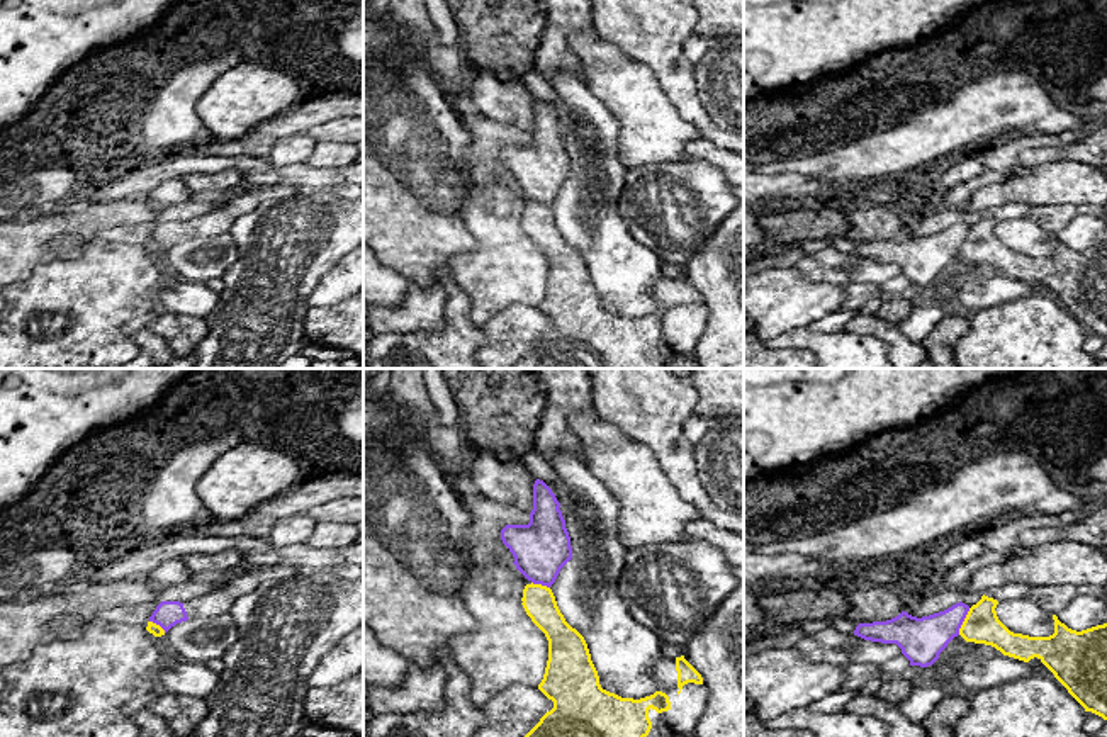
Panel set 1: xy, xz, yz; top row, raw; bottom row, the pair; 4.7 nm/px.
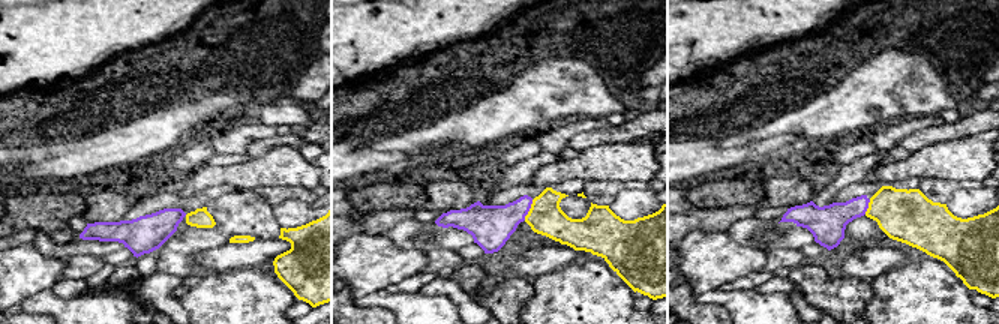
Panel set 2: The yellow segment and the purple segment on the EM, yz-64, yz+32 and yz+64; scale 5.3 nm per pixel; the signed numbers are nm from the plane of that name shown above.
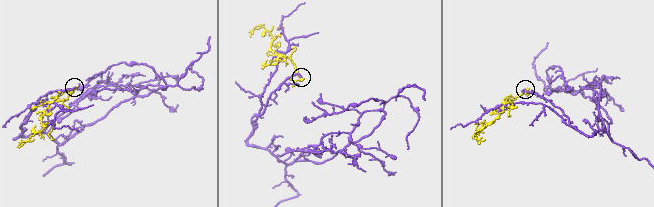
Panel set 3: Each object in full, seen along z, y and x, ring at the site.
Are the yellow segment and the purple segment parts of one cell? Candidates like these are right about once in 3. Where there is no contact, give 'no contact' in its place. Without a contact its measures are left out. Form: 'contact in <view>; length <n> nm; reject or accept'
contact in yz; length 140 nm; reject

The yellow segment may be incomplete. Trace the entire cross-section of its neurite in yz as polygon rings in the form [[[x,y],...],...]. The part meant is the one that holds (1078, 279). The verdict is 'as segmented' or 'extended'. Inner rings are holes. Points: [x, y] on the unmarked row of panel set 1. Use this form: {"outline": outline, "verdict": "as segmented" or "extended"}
{"outline": [[[983,214],[969,228],[959,255],[1024,282],[1037,277],[1085,331],[1107,340],[1107,243],[1076,251],[1053,234],[1053,255],[1029,256],[1010,251],[997,236],[997,224]]], "verdict": "as segmented"}

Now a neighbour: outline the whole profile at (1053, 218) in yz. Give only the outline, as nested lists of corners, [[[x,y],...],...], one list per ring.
[[[1053,204],[1031,207],[1029,216],[1051,234],[1058,234],[1080,212],[1087,212],[1087,207]]]

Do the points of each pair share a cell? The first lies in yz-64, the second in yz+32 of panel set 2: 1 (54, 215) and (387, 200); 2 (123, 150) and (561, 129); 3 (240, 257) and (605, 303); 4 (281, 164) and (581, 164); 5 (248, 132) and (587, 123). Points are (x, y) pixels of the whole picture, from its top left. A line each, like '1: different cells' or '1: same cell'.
1: same cell
2: different cells
3: different cells
4: same cell
5: same cell

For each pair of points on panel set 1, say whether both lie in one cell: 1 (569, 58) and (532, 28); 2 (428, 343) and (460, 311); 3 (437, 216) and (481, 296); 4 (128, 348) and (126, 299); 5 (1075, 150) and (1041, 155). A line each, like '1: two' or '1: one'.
1: two
2: one
3: two
4: one
5: one

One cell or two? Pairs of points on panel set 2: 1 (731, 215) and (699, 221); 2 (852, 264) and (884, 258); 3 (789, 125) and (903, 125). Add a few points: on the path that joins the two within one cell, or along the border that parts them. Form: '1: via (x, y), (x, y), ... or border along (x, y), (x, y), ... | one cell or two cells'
1: via (723, 218), (707, 219) | one cell
2: via (860, 264), (876, 261) | one cell
3: border along (921, 116), (906, 116), (872, 132) | two cells

